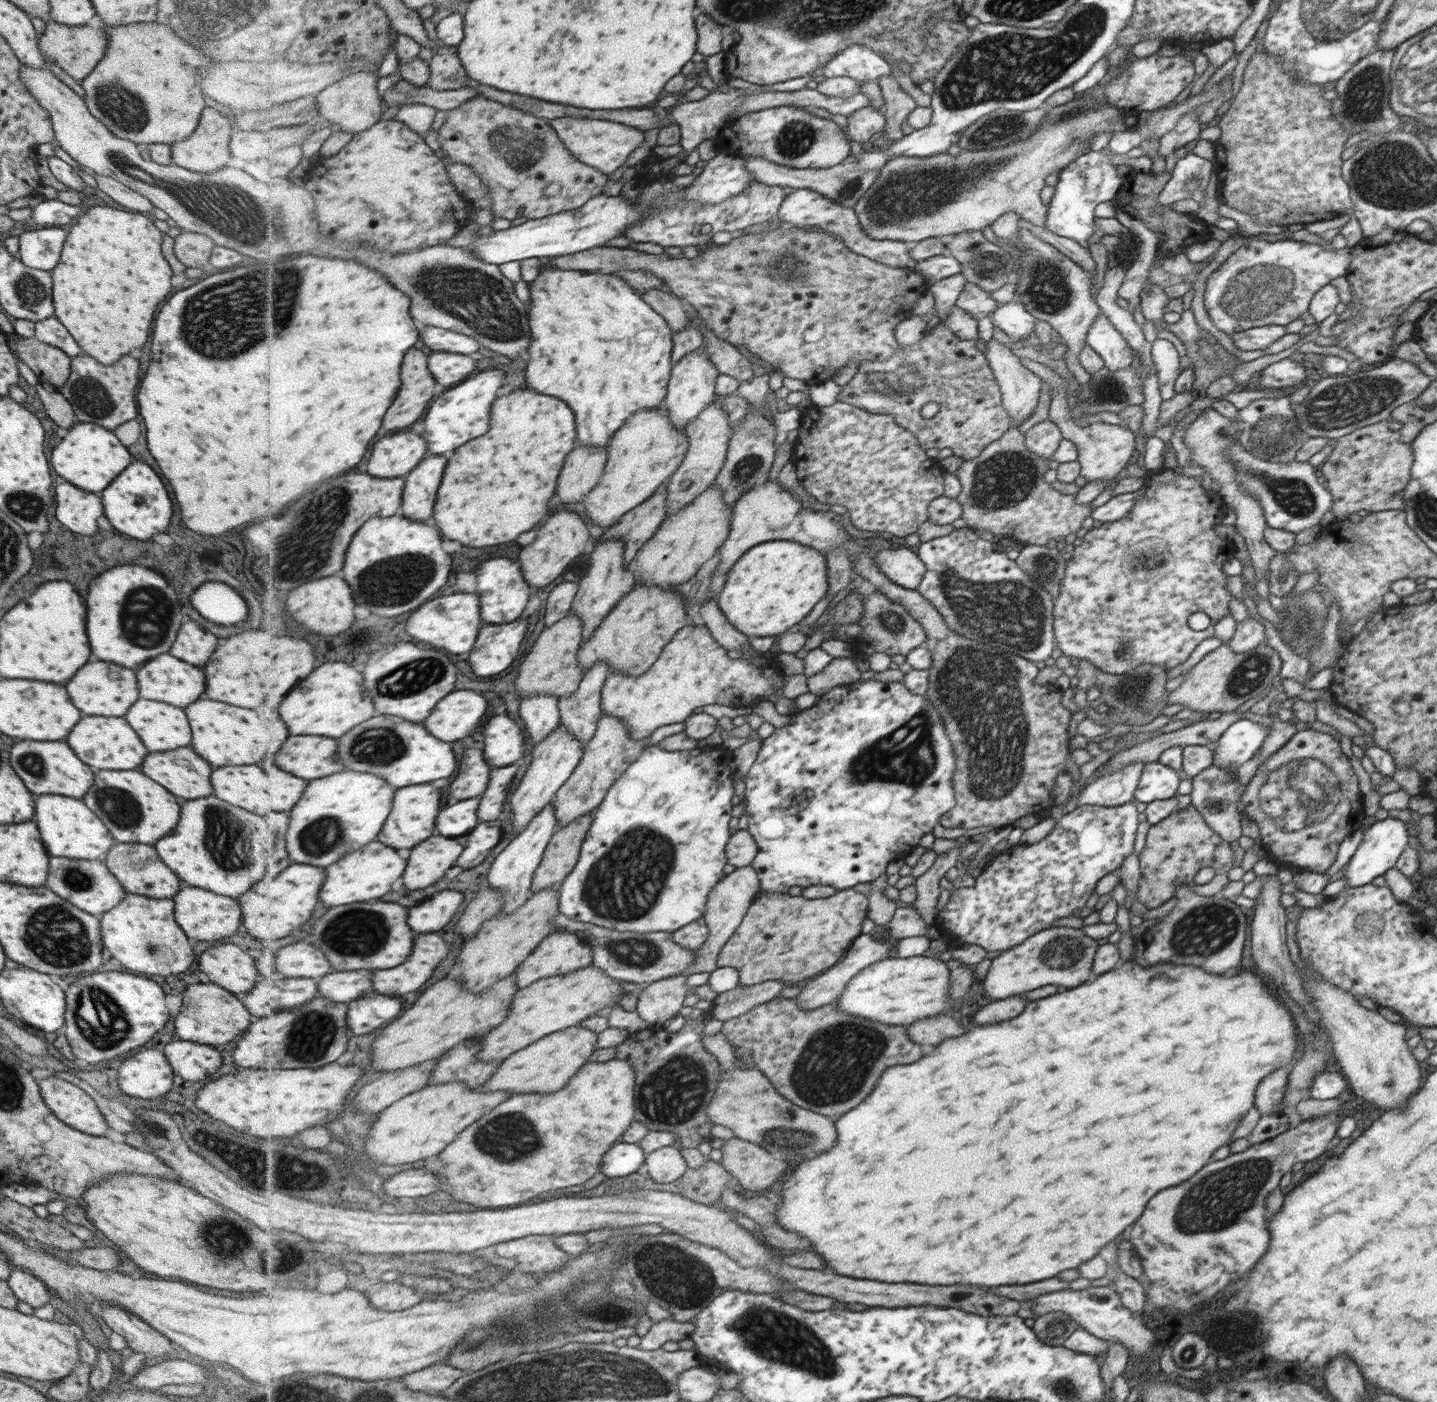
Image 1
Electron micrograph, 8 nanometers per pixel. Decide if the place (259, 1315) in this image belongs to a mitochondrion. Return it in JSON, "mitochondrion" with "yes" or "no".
{"mitochondrion":"no"}

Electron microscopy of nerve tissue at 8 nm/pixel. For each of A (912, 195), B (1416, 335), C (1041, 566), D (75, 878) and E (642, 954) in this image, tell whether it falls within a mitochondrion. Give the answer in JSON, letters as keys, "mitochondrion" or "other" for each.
{"A":"mitochondrion","B":"other","C":"mitochondrion","D":"mitochondrion","E":"mitochondrion"}

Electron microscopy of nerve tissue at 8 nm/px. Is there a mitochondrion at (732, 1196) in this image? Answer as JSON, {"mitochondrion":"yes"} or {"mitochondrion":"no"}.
{"mitochondrion":"no"}

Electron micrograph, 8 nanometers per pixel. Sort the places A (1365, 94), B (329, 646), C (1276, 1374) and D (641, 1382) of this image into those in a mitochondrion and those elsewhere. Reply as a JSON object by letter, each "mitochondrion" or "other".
{"A":"mitochondrion","B":"other","C":"other","D":"mitochondrion"}

